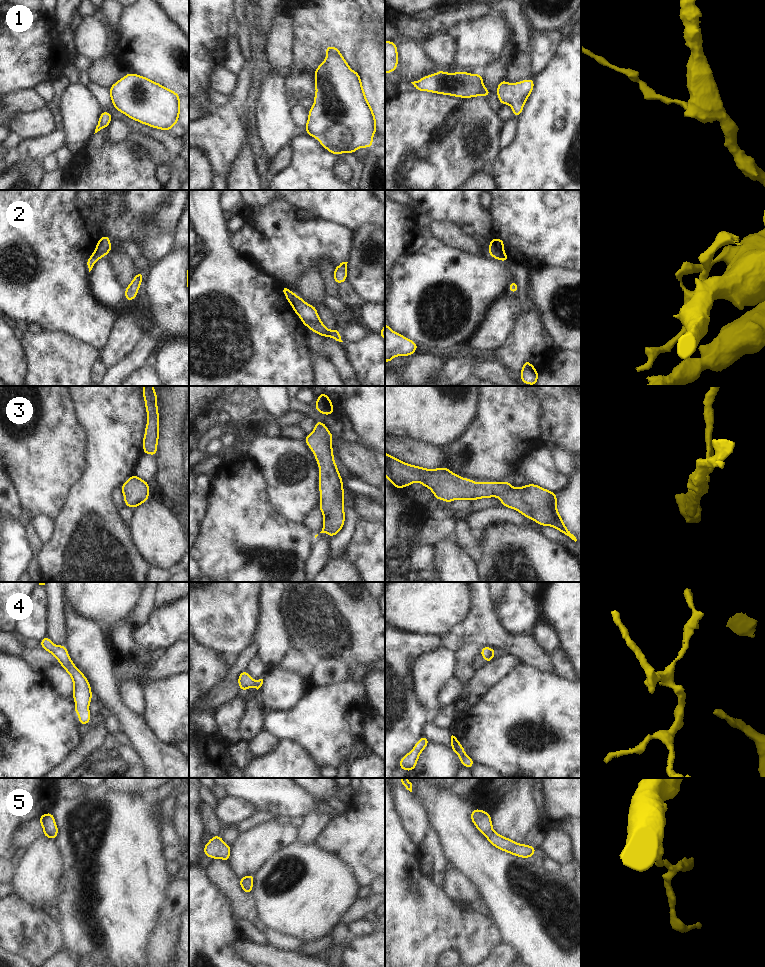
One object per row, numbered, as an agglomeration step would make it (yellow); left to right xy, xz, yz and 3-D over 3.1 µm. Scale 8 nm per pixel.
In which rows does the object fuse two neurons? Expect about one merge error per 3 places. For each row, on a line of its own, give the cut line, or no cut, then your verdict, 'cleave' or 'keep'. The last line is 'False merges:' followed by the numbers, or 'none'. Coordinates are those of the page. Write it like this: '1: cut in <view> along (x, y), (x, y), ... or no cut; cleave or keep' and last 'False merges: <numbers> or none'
1: no cut; keep
2: cut in xz along (295, 295), (291, 304); cleave
3: no cut; keep
4: no cut; keep
5: no cut; keep
False merges: 2

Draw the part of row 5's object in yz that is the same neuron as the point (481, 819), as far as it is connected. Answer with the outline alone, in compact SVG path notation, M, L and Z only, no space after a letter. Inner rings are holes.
M474 808L470 818L477 830L486 837L492 846L520 858L534 857L536 847L519 844L495 832L492 828L491 815L487 811Z

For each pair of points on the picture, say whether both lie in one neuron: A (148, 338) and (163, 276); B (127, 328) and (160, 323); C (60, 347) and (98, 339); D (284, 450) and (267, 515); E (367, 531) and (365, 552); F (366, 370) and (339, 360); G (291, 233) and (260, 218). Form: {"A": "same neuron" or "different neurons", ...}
{"A": "same neuron", "B": "different neurons", "C": "different neurons", "D": "different neurons", "E": "same neuron", "F": "different neurons", "G": "same neuron"}

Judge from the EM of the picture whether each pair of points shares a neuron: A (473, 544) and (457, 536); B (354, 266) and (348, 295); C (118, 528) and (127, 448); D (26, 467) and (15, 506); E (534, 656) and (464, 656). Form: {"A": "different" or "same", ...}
{"A": "same", "B": "different", "C": "same", "D": "different", "E": "same"}

